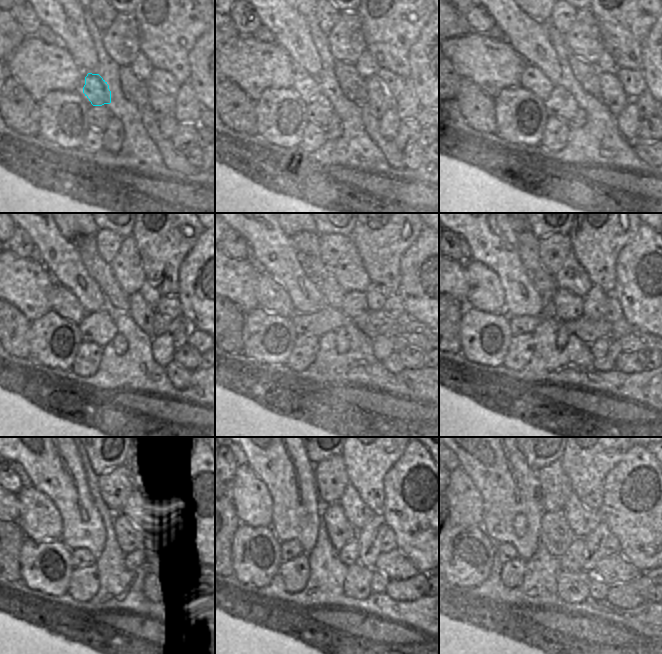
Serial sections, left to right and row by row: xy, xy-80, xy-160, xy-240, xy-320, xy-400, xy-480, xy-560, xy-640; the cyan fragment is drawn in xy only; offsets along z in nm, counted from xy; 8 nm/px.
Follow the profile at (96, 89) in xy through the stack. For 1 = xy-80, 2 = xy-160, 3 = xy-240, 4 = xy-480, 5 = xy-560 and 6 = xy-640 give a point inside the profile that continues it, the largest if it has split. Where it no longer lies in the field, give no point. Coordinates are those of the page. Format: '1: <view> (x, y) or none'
1: xy-80 (314, 84)
2: xy-160 (532, 79)
3: xy-240 (61, 301)
4: xy-480 (39, 518)
5: xy-560 (250, 497)
6: xy-640 (470, 502)

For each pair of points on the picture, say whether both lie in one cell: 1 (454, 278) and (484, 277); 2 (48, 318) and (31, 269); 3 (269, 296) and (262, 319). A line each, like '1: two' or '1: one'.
1: two
2: two
3: two

